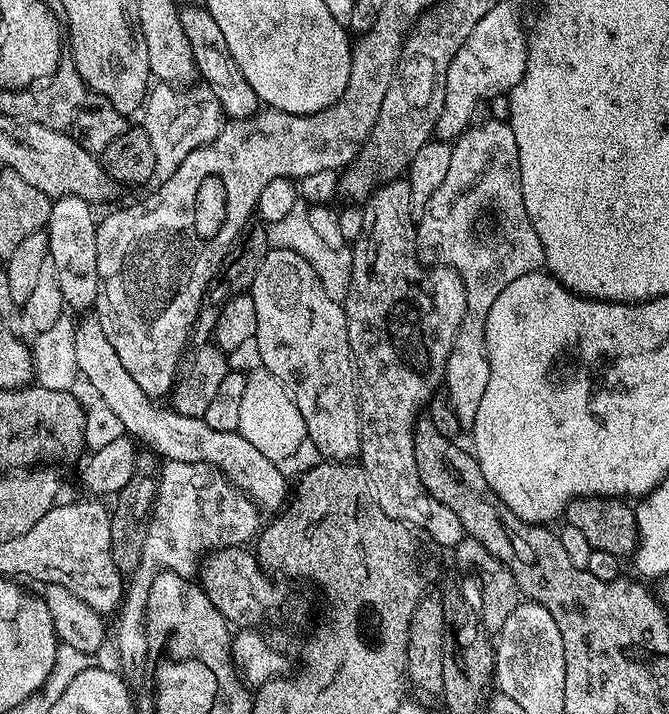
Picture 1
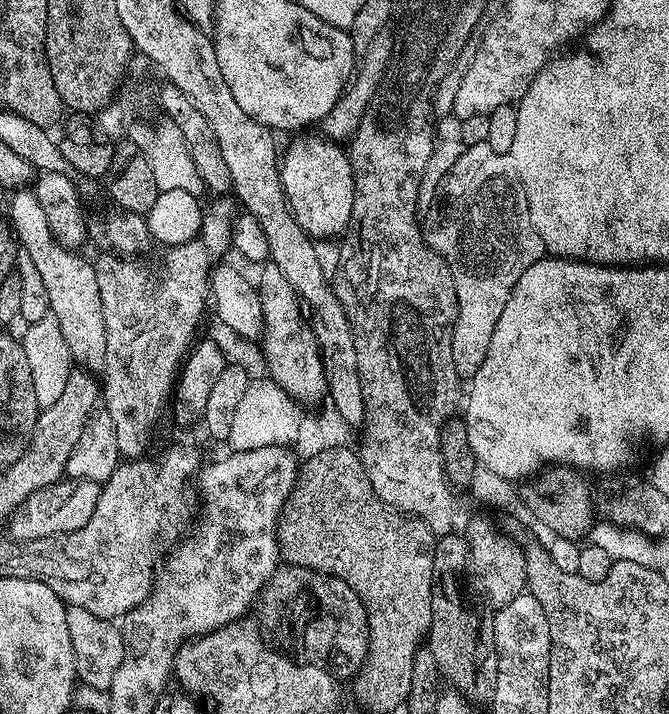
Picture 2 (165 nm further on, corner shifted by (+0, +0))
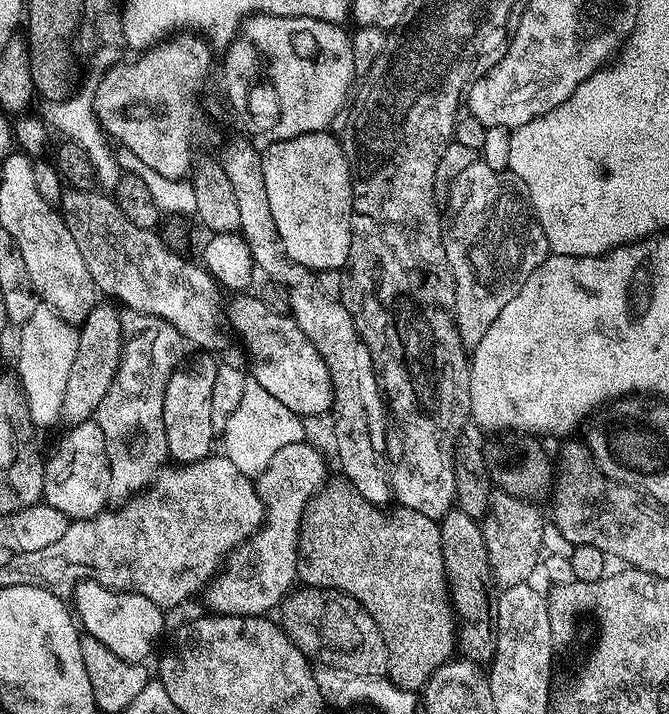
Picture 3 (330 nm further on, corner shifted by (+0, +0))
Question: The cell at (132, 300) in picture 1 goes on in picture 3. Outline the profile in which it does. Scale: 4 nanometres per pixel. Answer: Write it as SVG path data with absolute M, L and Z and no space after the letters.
M137 315L136 321L130 324L130 335L124 342L124 357L120 359L118 374L114 374L114 382L102 398L95 414L95 422L106 438L106 458L110 466L110 496L113 501L128 502L145 489L160 475L169 463L168 443L166 442L166 426L164 425L164 399L166 398L166 382L170 382L170 374L186 355L186 341L182 334L160 317Z

